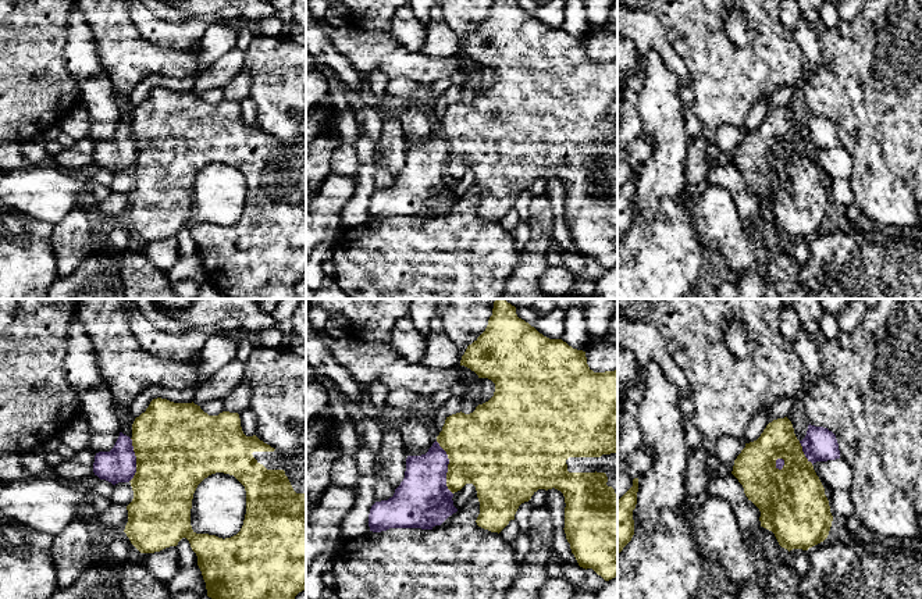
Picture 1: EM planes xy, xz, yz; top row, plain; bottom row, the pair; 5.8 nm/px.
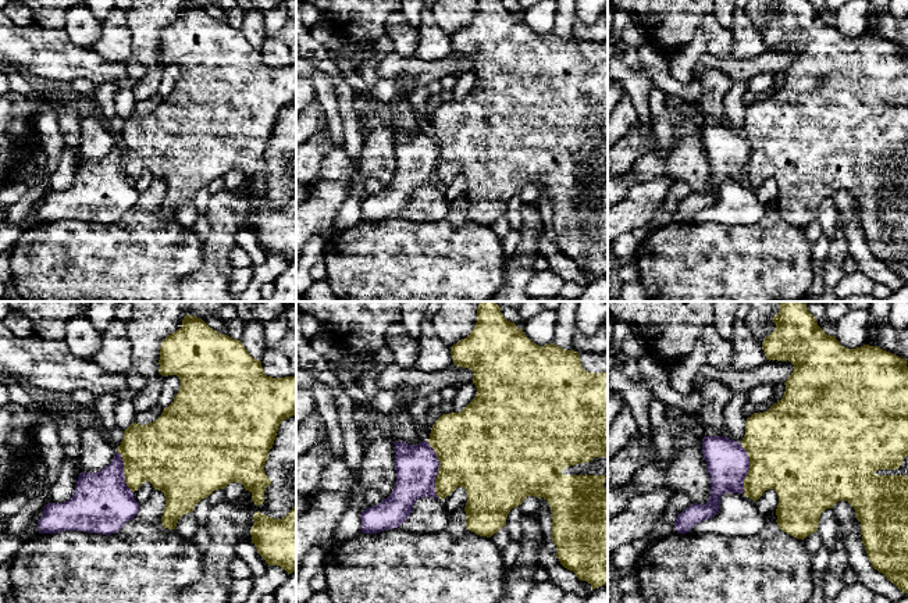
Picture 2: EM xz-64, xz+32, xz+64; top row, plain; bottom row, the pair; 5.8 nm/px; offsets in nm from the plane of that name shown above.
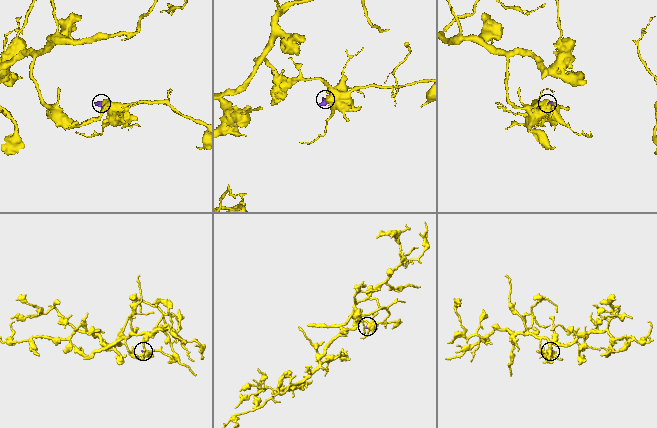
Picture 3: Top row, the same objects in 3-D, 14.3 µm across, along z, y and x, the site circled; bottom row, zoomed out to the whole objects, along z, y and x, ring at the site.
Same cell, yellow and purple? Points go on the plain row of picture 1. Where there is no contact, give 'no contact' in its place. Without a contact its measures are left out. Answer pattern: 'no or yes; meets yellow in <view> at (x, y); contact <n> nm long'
no; meets yellow in xz at (448, 156); contact 320 nm long

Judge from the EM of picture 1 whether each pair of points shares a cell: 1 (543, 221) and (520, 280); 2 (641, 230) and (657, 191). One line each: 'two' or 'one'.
1: one
2: two

